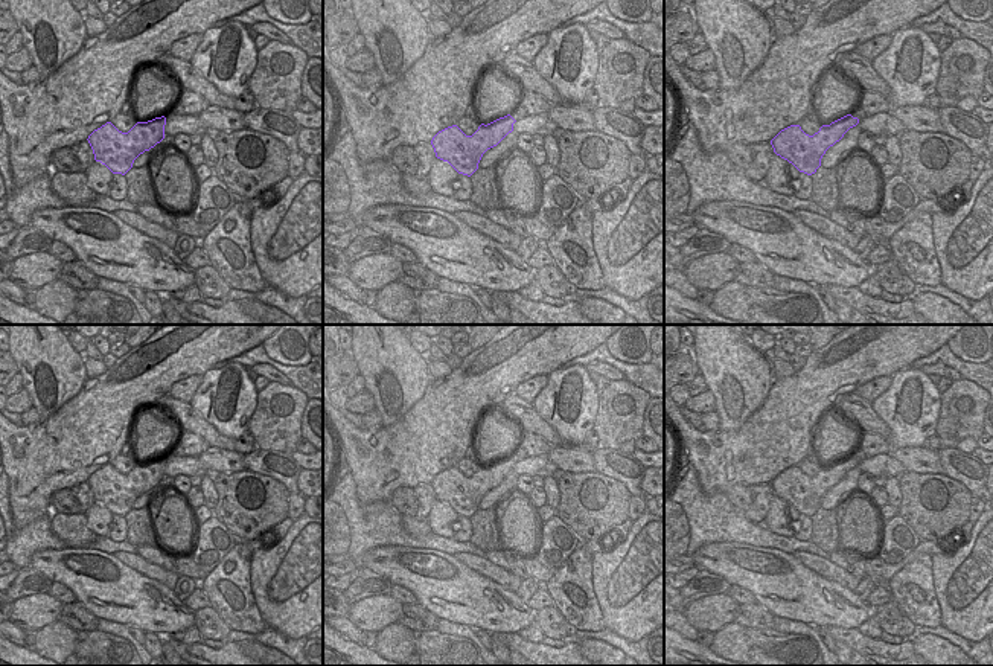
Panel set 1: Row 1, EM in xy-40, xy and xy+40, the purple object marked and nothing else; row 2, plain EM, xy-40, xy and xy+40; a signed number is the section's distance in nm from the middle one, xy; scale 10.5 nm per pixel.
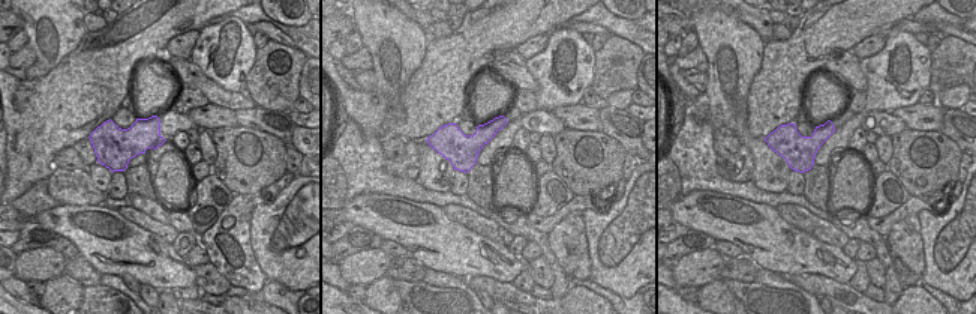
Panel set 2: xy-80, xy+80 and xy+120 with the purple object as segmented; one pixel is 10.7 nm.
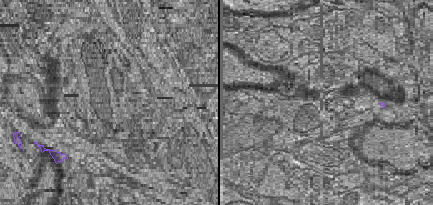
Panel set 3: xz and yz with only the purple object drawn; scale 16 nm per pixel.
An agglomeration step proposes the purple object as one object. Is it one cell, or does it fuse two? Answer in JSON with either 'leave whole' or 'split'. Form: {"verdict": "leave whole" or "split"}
{"verdict": "split"}

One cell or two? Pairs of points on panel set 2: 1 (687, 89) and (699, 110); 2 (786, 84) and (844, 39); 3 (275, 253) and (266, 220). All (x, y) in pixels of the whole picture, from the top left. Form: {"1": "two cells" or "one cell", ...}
{"1": "two cells", "2": "one cell", "3": "one cell"}

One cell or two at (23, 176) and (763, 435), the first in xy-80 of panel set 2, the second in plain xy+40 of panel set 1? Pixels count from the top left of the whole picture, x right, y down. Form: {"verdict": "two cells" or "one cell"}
{"verdict": "one cell"}

